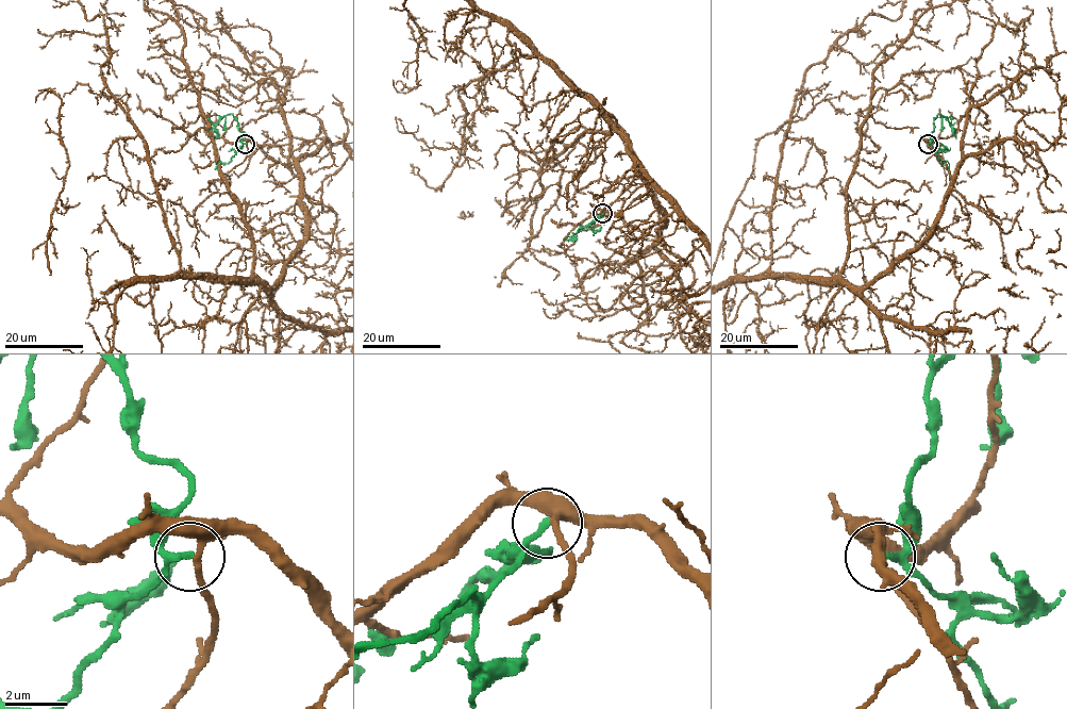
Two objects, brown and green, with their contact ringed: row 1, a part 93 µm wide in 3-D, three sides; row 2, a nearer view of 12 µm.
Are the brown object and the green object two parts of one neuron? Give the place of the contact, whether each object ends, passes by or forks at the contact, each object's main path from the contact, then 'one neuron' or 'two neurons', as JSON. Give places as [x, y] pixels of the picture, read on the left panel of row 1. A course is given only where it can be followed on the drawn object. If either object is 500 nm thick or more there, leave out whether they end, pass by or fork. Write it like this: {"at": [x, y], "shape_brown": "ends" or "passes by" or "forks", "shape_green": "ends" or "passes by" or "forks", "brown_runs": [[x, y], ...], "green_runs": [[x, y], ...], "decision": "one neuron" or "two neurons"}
{"at": [245, 144], "shape_brown": "passes by", "shape_green": "passes by", "green_runs": [[245, 144], [242, 142], [245, 134], [231, 114], [224, 115], [216, 125], [215, 138]], "decision": "two neurons"}

